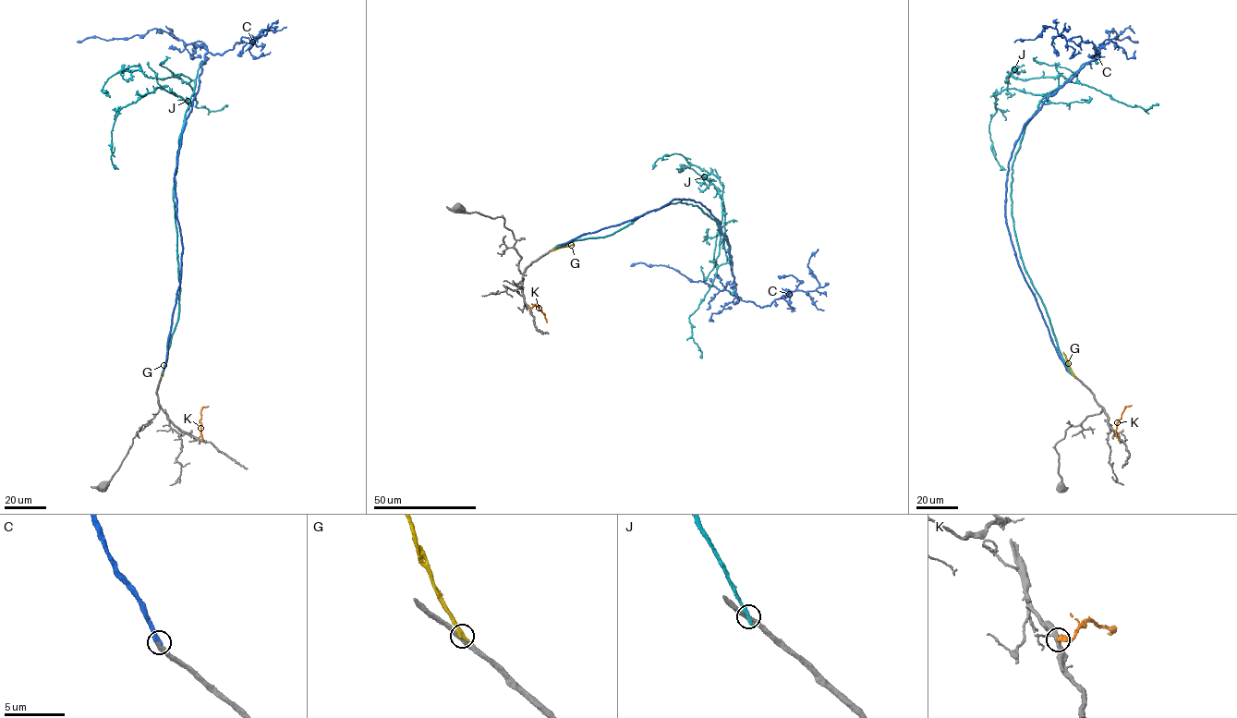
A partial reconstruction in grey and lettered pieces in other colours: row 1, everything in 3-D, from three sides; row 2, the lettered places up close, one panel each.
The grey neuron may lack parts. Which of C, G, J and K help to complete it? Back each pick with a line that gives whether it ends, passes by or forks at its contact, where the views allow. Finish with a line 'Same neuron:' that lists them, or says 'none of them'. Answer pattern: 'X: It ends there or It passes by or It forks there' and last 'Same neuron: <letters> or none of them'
C: It ends there
Same neuron: C

